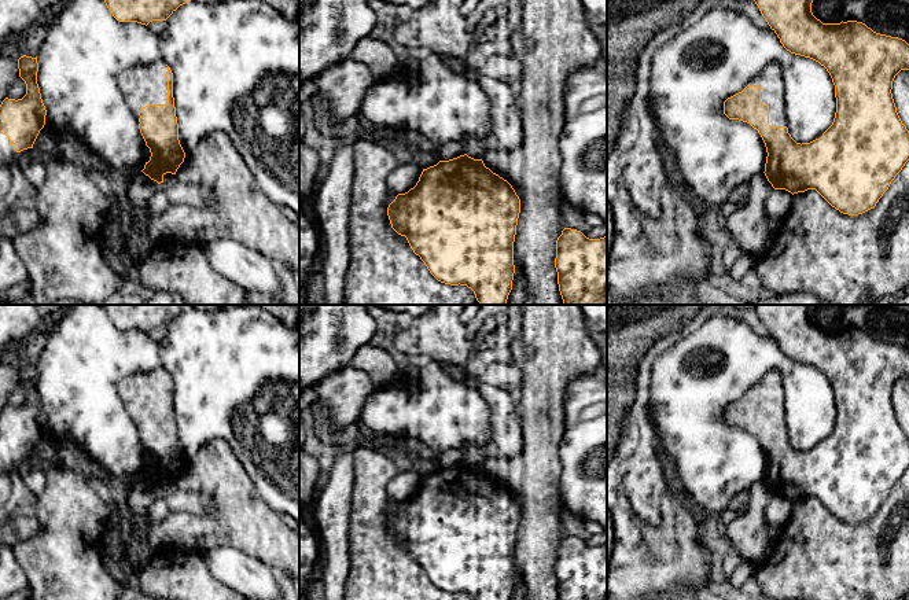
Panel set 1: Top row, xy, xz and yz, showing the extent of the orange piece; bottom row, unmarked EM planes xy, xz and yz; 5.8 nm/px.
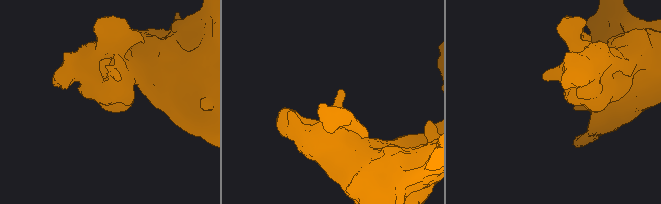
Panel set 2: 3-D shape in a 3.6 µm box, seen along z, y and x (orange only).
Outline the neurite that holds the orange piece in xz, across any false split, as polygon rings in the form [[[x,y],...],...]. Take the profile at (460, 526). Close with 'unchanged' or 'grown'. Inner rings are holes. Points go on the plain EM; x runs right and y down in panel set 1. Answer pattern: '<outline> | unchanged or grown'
[[[467,461],[449,468],[439,468],[437,472],[423,476],[419,489],[413,496],[405,501],[398,501],[395,507],[387,515],[387,523],[391,531],[391,535],[401,544],[405,544],[411,556],[420,567],[424,570],[430,581],[441,590],[450,593],[467,593],[474,600],[511,600],[512,588],[515,581],[514,573],[514,549],[516,542],[516,533],[520,520],[520,507],[516,503],[512,493],[493,481],[489,475],[485,474],[482,467],[474,467]]] | unchanged

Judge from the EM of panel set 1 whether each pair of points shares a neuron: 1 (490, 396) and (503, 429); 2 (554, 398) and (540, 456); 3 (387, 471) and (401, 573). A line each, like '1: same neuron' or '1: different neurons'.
1: same neuron
2: same neuron
3: same neuron

